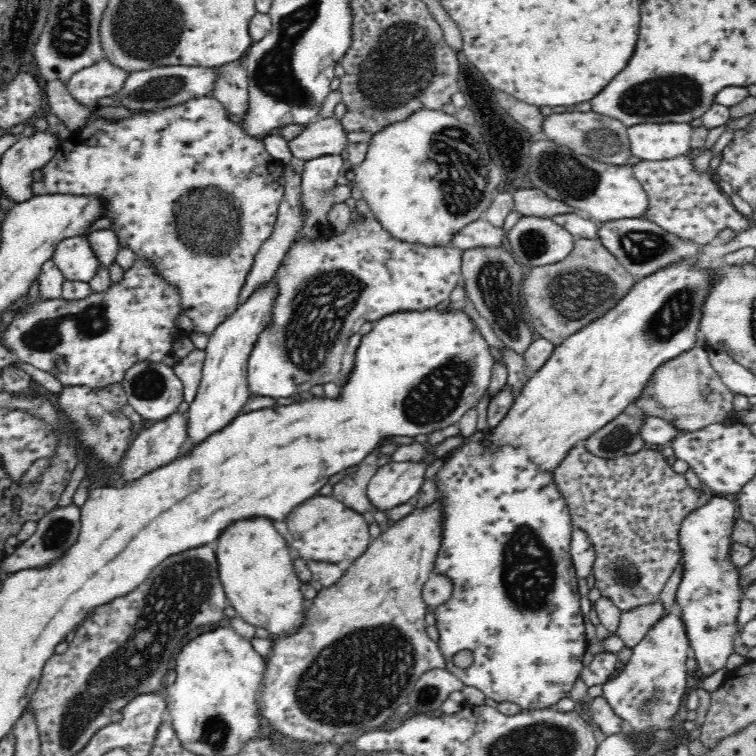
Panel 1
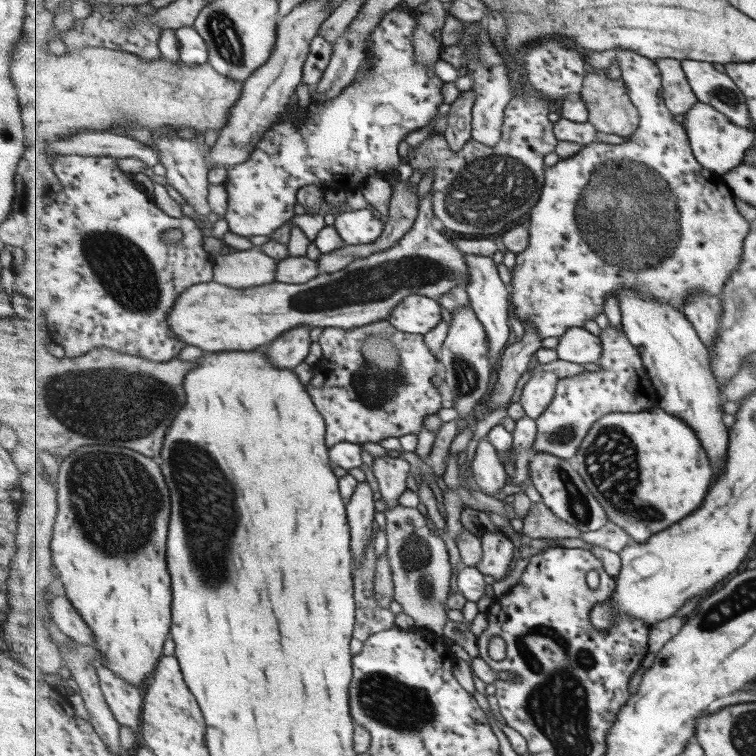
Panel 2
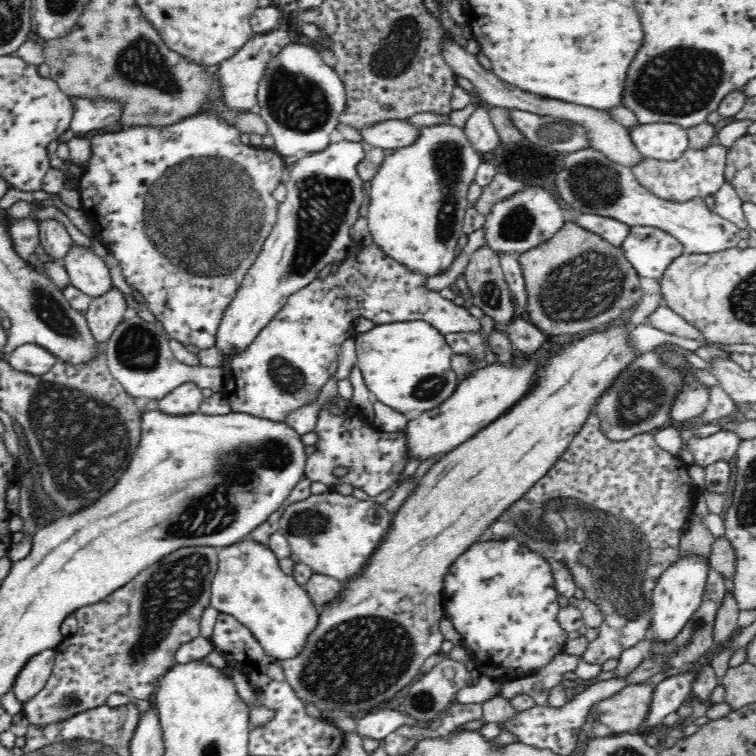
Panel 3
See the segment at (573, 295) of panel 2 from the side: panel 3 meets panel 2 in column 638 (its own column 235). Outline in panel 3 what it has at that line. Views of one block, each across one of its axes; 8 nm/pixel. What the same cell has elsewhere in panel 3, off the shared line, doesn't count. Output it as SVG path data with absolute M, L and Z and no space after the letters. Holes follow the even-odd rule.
M272 29L252 35L235 55L223 60L217 70L223 86L224 99L232 109L250 109L257 103L260 81L267 73L268 66L279 57L280 52L292 44L292 38L285 29ZM212 114L191 117L163 129L132 126L118 132L98 134L89 138L92 154L84 164L86 170L79 176L81 210L93 226L95 234L100 236L101 243L107 248L109 254L119 262L128 286L134 288L144 298L144 306L162 322L163 328L171 338L185 346L192 344L201 350L217 344L217 333L227 304L232 300L244 275L254 264L266 237L276 224L279 203L275 201L272 194L276 194L276 186L281 182L280 176L284 168L288 167L284 158L274 149L265 151L263 148L246 145L240 141L240 135L239 130Z

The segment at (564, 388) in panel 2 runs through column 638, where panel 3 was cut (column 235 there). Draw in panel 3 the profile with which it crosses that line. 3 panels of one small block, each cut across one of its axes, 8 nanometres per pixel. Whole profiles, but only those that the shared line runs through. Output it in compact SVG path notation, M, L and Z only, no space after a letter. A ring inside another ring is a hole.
M356 244L353 249L349 251L348 258L344 260L338 268L334 269L334 271L325 278L318 278L314 282L304 286L304 288L300 289L297 293L291 294L291 296L288 297L287 303L280 309L280 313L276 314L275 318L270 319L268 325L264 326L264 328L256 334L256 338L254 338L252 342L244 348L244 350L236 351L234 354L229 355L229 358L226 360L228 382L224 384L221 394L224 398L226 398L226 400L228 400L230 410L235 413L251 414L252 416L264 418L272 422L285 423L286 416L290 416L292 412L300 410L302 406L310 406L310 404L314 404L314 402L318 400L318 397L321 396L324 384L326 384L326 382L331 378L330 372L328 372L328 367L332 362L337 360L338 353L340 353L344 342L348 339L347 334L349 331L352 331L353 322L358 318L370 319L375 325L419 320L436 328L436 331L440 332L443 336L449 333L478 334L482 332L480 318L472 315L469 310L463 306L456 306L450 300L444 299L438 291L426 288L424 282L426 282L427 278L428 276L410 273L409 270L404 268L404 266L393 261L389 256L386 256L386 254L384 254L384 252L382 252L382 250L380 250L375 244L368 246L360 246Z

